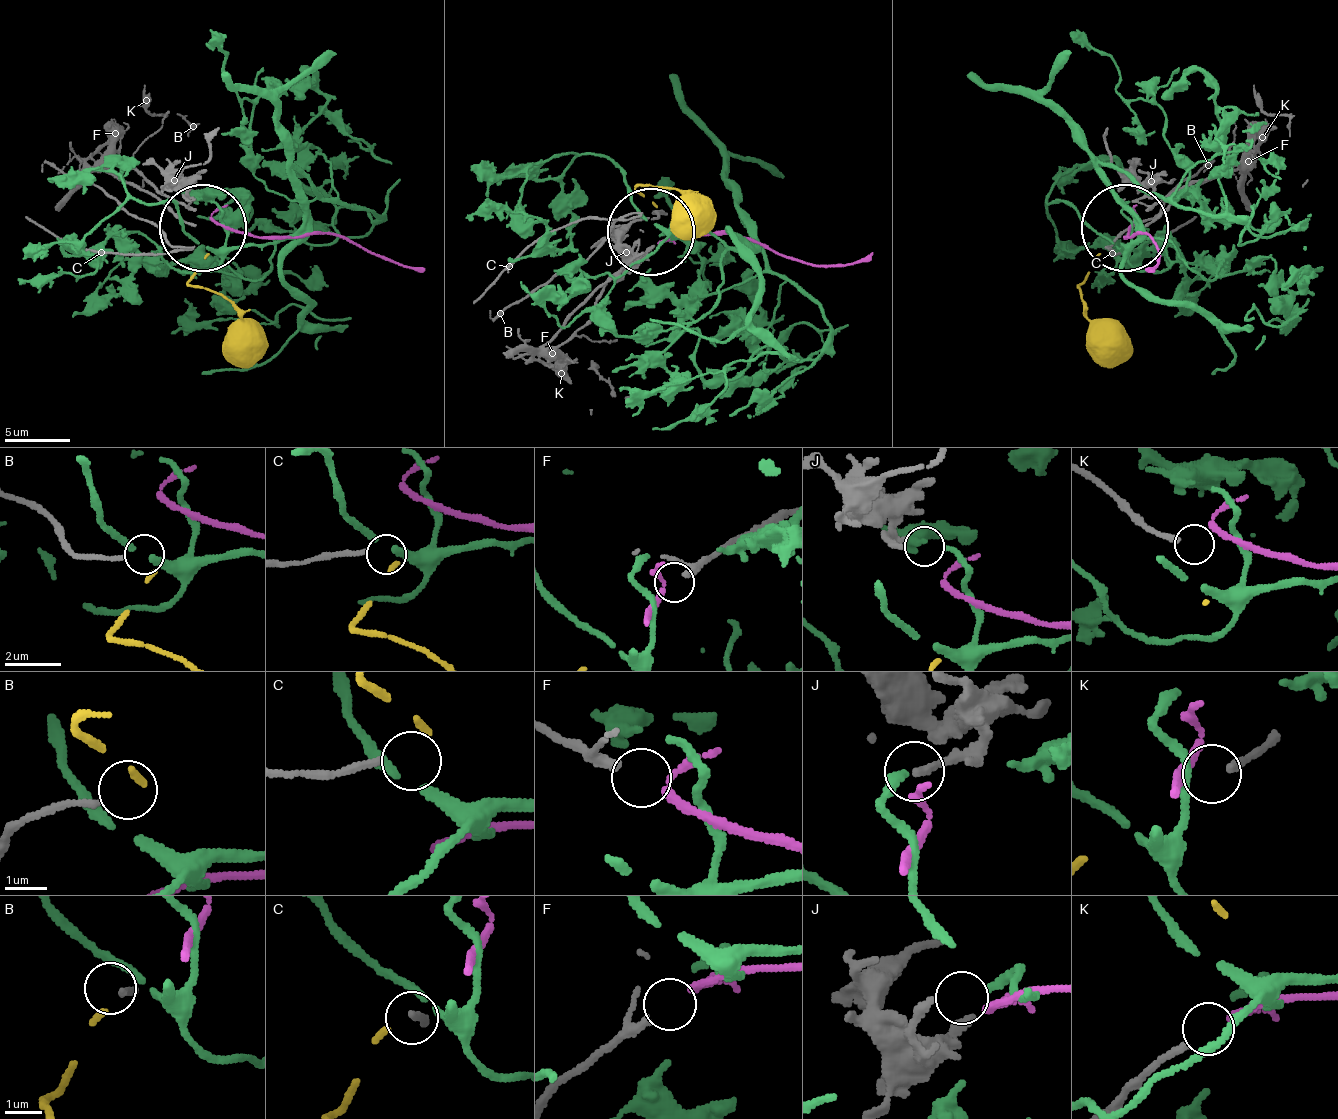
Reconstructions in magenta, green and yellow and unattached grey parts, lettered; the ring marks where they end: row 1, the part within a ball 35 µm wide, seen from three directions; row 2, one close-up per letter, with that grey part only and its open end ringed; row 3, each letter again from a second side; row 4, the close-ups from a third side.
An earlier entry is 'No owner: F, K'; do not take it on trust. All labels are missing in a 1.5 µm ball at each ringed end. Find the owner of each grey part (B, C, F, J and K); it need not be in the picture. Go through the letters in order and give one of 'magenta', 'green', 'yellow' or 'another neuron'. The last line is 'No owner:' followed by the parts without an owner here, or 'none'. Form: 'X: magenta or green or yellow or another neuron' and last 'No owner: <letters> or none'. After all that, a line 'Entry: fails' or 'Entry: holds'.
B: yellow
C: another neuron
F: magenta
J: green
K: another neuron
No owner: C, K
Entry: fails

